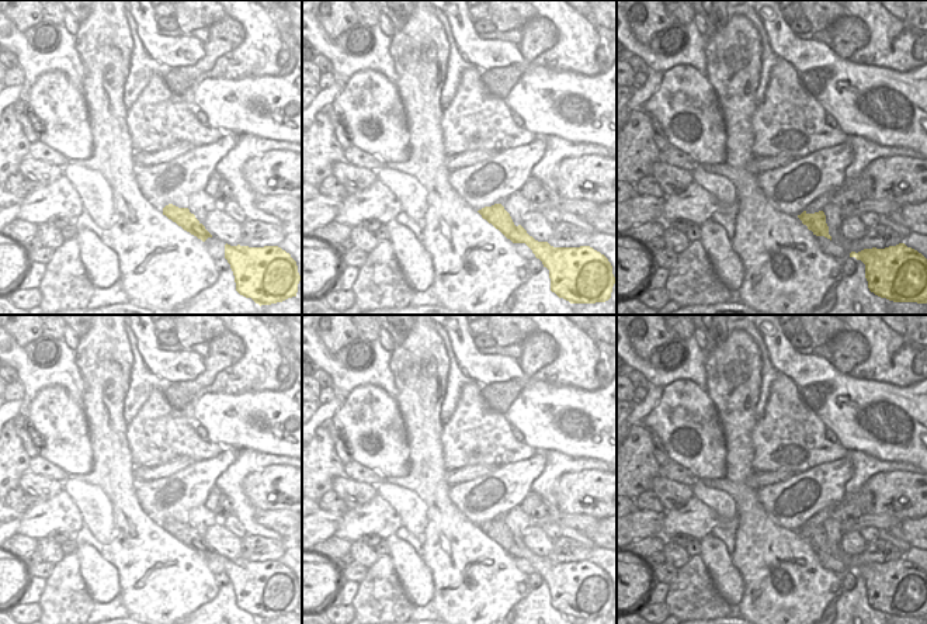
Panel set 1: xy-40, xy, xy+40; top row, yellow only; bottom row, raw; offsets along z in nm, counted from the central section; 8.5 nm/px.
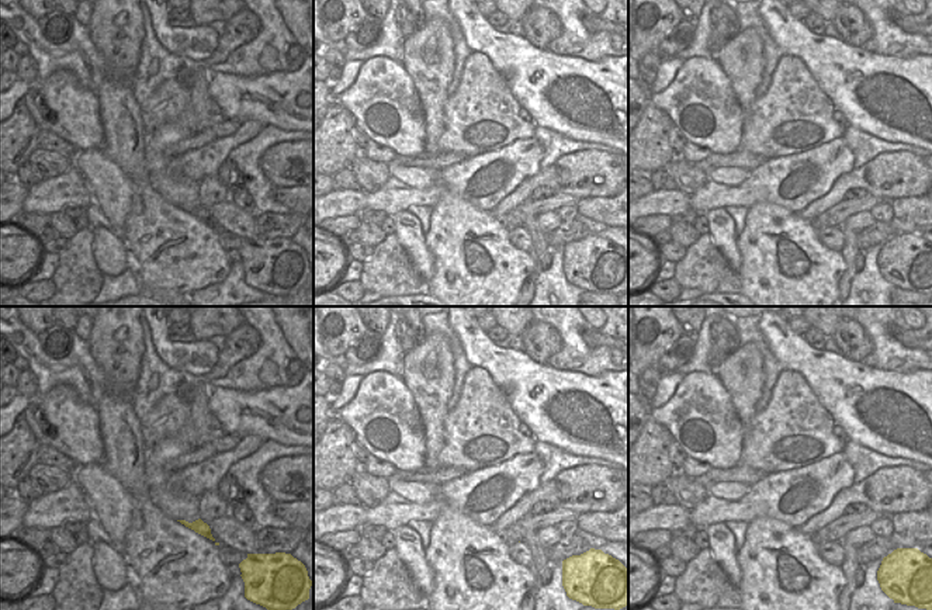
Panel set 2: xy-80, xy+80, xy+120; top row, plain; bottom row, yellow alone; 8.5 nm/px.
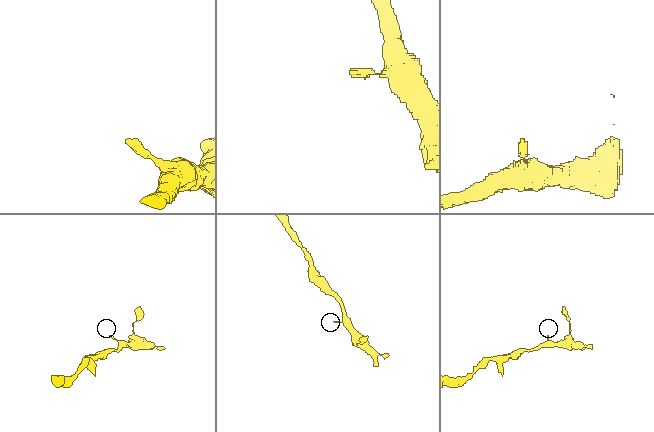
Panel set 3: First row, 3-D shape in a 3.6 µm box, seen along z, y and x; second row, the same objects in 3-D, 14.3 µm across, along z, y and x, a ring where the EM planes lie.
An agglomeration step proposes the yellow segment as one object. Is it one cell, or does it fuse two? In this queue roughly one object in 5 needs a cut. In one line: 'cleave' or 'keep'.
keep

